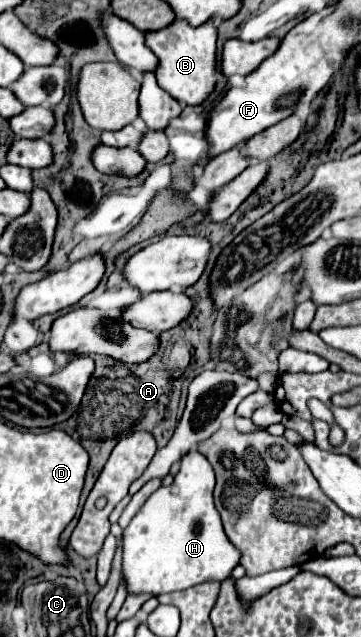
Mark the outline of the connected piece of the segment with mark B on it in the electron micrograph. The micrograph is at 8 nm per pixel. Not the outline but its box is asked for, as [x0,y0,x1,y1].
[145,19,219,105]

